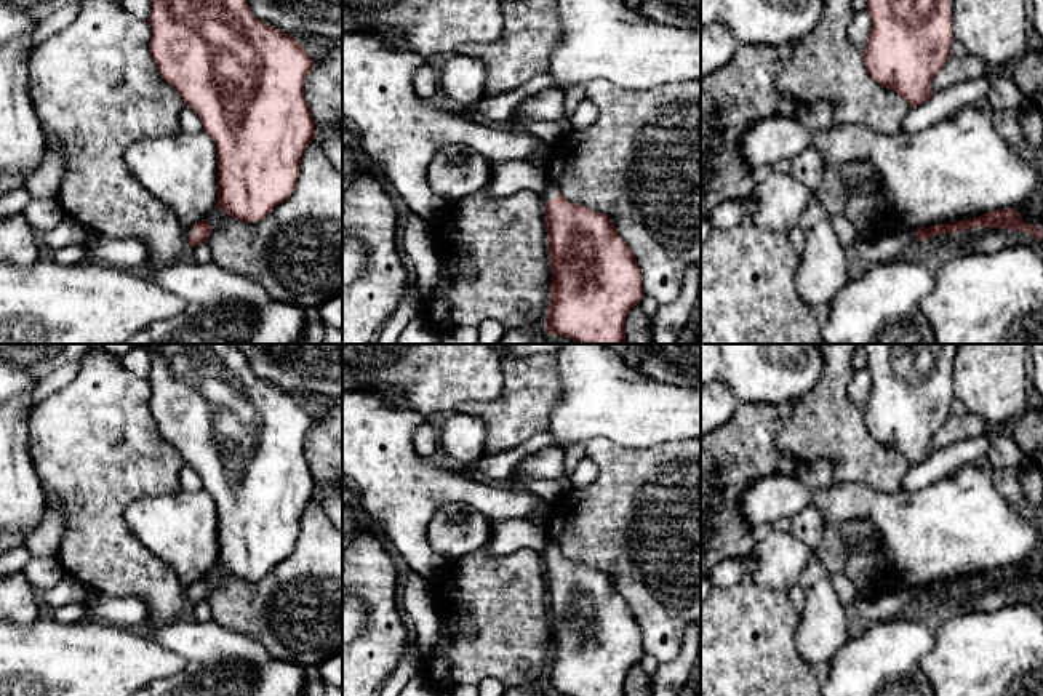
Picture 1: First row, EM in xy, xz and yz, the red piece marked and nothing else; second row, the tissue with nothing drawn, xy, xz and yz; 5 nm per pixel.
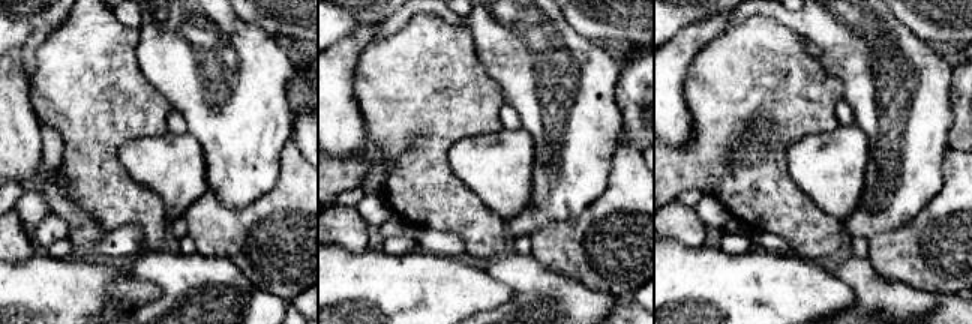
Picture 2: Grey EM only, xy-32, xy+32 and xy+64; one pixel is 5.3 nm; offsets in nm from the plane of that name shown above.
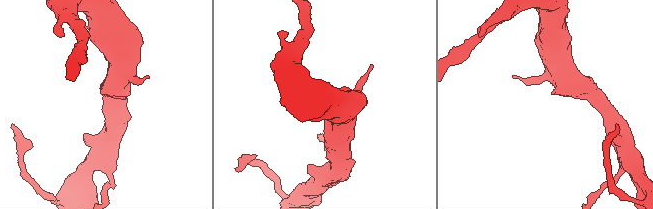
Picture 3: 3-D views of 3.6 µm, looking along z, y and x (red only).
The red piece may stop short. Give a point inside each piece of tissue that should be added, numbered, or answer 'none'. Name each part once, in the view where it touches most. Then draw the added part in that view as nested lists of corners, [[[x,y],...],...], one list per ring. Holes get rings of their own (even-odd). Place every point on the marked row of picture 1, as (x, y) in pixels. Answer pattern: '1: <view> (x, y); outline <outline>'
1: xz (541, 159); outline [[[544,142],[537,154],[534,154],[529,158],[525,158],[526,162],[539,166],[547,178],[545,189],[544,189],[544,202],[555,200],[558,194],[558,186],[555,184],[555,181],[549,173],[549,149],[550,146]]]

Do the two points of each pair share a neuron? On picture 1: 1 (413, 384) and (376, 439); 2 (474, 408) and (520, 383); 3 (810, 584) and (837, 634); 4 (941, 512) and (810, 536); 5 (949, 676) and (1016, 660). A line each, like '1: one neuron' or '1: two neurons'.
1: two neurons
2: one neuron
3: one neuron
4: two neurons
5: one neuron

